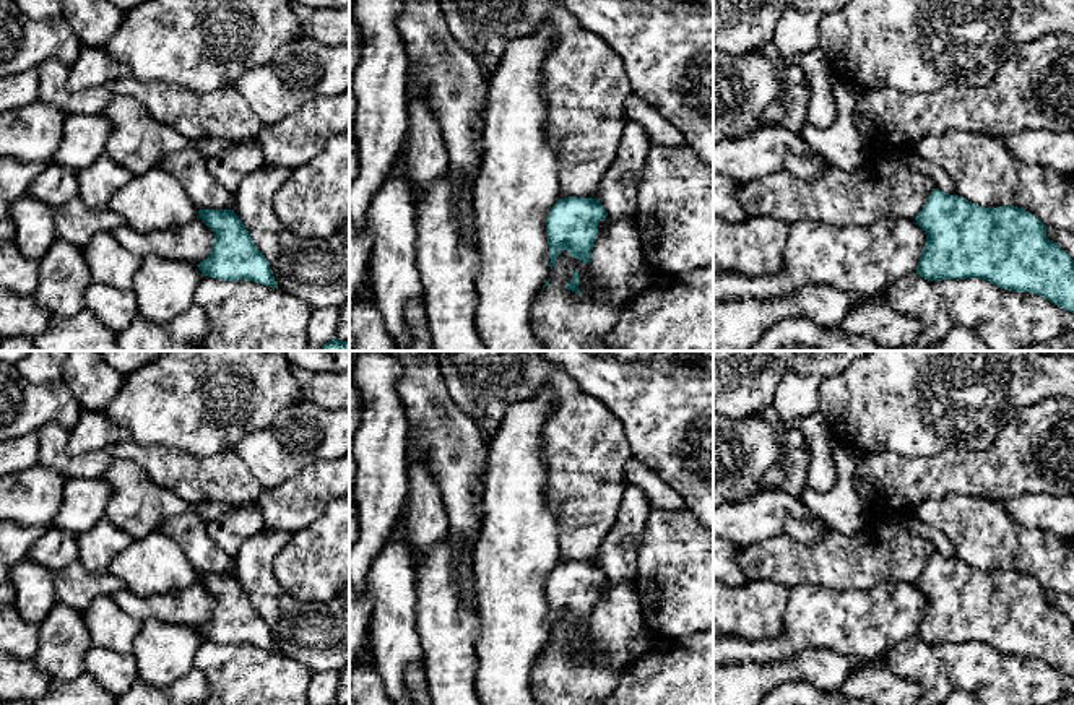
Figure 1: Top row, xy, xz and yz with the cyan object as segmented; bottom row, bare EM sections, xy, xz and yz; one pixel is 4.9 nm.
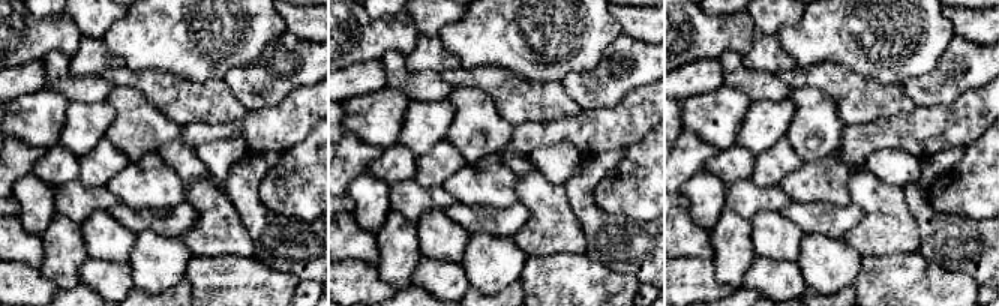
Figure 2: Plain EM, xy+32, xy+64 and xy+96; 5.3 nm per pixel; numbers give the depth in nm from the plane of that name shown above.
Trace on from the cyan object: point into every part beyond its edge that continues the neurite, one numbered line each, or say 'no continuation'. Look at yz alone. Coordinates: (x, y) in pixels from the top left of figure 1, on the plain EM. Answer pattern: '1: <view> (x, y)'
no continuation

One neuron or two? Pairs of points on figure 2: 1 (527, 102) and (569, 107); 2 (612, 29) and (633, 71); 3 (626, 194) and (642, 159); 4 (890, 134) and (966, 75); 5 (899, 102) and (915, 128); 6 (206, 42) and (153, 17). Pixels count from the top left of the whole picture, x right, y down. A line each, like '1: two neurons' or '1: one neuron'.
1: one neuron
2: two neurons
3: one neuron
4: two neurons
5: two neurons
6: one neuron

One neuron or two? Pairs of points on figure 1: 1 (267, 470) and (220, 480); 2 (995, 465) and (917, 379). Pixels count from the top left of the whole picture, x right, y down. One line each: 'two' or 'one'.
1: two
2: two

